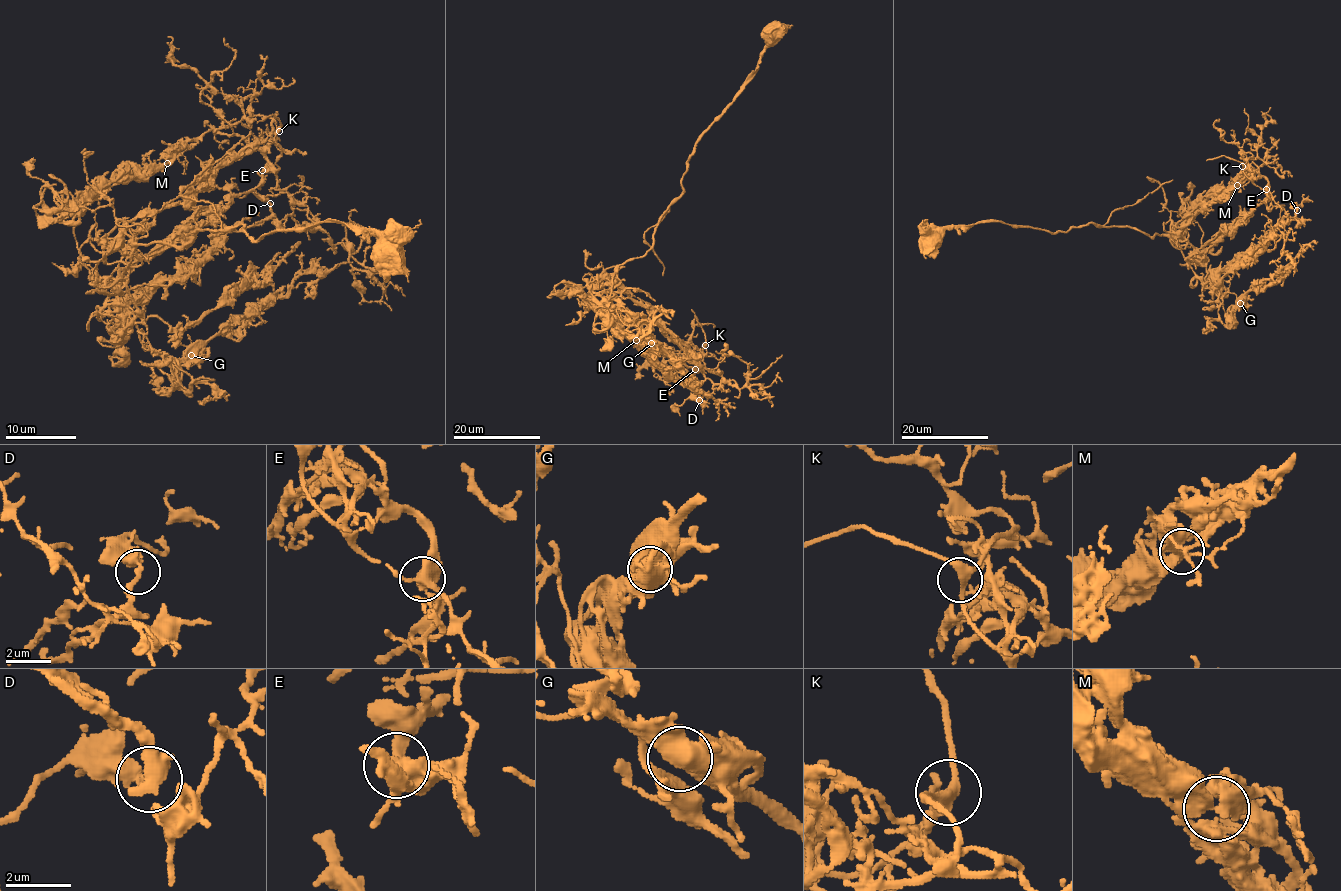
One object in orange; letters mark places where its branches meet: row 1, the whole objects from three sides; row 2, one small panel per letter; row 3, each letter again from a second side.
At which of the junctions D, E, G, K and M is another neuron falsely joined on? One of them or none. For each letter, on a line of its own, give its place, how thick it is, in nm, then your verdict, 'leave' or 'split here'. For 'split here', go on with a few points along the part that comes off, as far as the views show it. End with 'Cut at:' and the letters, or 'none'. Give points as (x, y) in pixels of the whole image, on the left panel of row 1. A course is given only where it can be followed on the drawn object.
D: (270, 203) | 260 nm | leave
E: (262, 170) | 440 nm | leave
G: (191, 355) | 1000 nm | leave
K: (279, 131) | 320 nm | leave
M: (167, 163) | 360 nm | leave
Cut at: none

